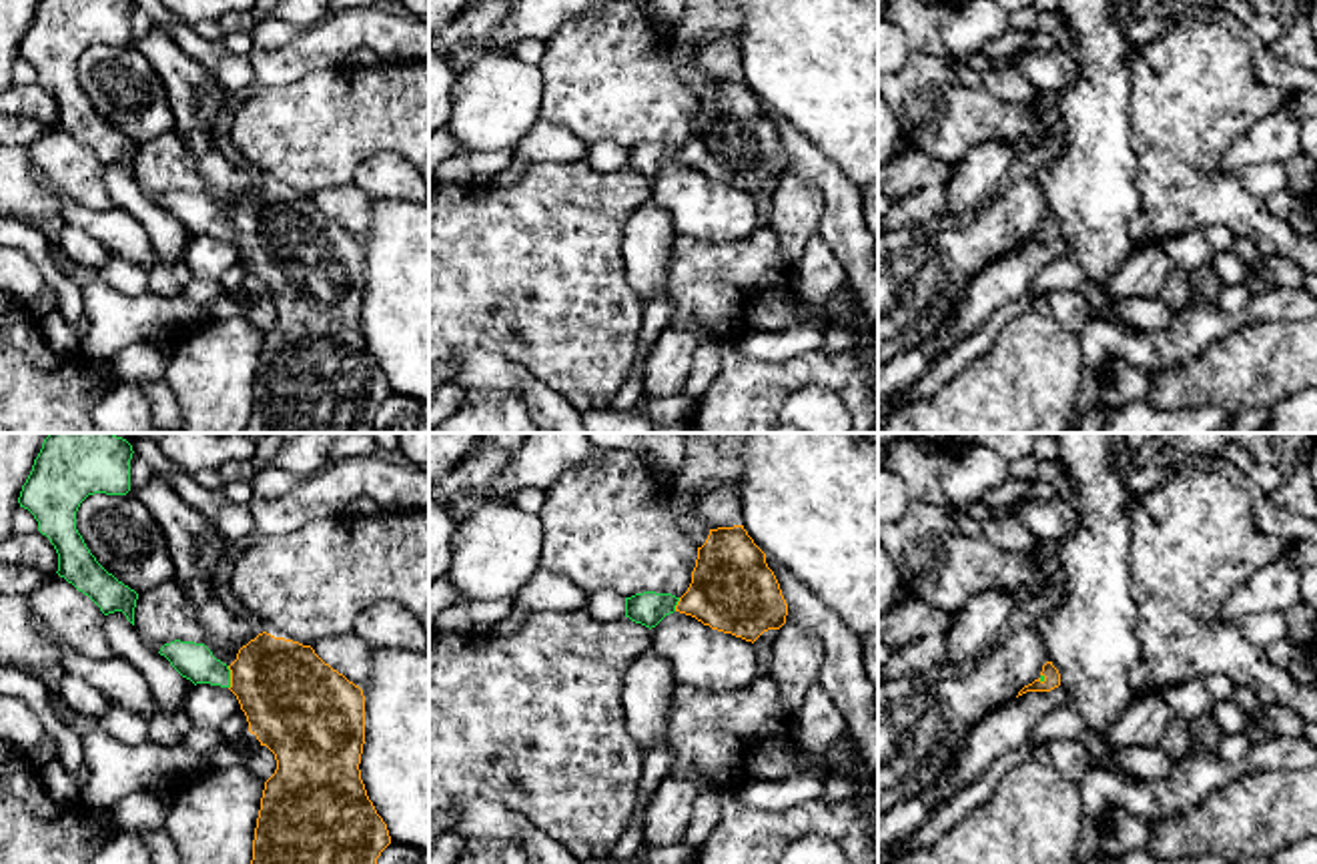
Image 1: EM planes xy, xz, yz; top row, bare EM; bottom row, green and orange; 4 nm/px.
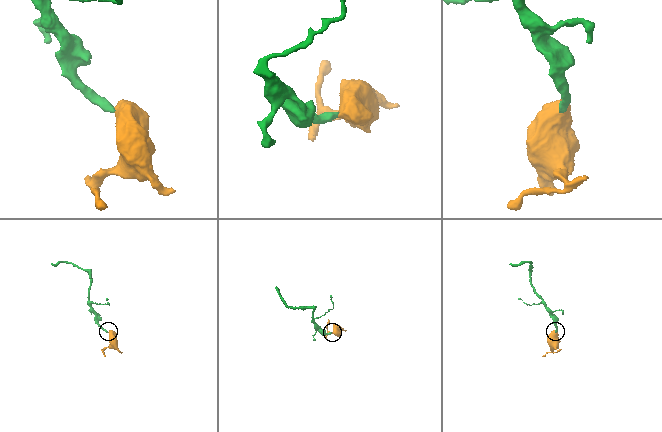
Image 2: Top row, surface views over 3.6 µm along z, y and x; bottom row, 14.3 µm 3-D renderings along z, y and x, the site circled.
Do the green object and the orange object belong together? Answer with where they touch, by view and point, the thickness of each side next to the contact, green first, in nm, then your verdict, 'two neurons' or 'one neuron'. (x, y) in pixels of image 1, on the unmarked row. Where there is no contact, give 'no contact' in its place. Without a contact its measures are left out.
xy (229, 229) | 150/380 nm | one neuron

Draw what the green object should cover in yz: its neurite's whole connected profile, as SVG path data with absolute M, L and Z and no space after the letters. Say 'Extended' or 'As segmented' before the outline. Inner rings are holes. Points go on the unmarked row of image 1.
Extended. M1046 212L1042 217L1040 229L1034 231L1032 235L1024 237L1018 247L1026 245L1026 243L1050 243L1054 239L1060 237L1060 225L1058 221L1052 217L1052 212Z

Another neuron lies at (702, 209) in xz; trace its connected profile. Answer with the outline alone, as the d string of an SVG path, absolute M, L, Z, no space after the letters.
M680 162L651 178L651 198L670 217L674 237L730 245L760 227L752 192L712 180Z

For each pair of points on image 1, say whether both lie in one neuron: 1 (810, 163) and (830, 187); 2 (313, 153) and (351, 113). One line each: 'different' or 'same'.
1: same
2: same

